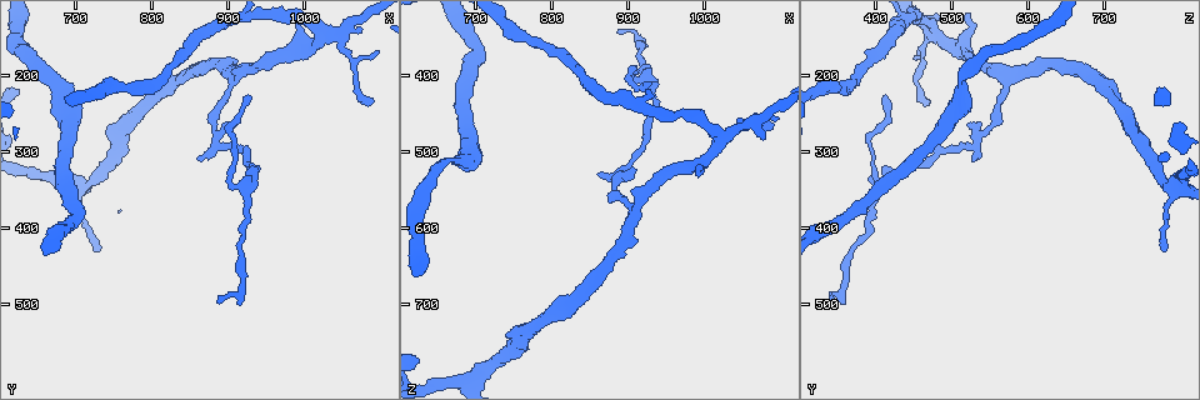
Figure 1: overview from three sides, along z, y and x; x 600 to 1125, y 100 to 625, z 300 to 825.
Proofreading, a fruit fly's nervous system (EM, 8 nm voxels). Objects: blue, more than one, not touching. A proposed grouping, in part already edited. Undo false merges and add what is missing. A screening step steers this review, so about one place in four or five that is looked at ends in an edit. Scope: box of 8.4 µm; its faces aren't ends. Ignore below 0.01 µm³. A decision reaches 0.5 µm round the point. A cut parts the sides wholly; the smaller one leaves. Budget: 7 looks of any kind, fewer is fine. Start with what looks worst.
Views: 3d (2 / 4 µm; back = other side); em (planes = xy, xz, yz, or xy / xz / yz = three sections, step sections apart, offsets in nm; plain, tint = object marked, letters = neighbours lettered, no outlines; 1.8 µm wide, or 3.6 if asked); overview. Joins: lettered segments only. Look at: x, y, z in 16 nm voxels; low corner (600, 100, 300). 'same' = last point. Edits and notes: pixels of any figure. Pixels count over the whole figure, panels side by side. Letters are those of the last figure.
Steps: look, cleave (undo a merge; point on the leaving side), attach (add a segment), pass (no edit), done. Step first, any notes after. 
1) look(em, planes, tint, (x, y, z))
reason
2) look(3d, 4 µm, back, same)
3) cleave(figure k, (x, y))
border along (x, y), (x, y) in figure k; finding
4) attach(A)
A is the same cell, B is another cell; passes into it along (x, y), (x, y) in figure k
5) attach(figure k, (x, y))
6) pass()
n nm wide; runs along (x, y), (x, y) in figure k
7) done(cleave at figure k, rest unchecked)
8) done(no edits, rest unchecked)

look(3d, 2 µm, back, (930, 345, 410))
sharp bend

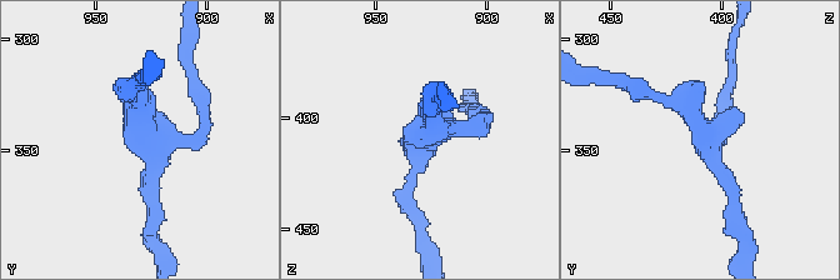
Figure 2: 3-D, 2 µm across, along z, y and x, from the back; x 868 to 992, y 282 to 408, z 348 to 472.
look(em, planes, tint, (925, 341, 407))
3 arms

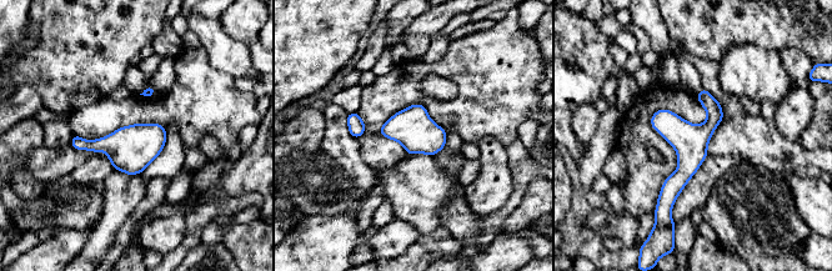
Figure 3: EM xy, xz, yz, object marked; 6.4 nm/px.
look(em, planes, letters, same)

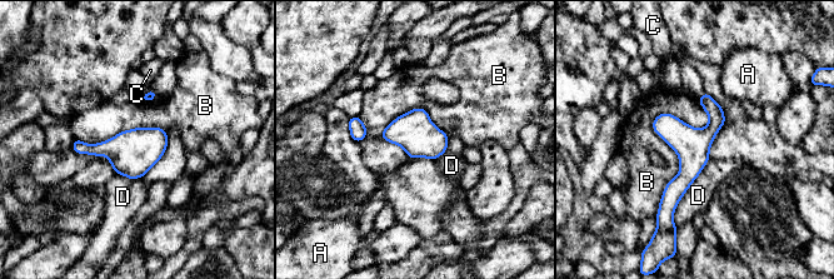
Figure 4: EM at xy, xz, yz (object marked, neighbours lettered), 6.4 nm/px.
pass()
A, B, C and D are other cells; border along (698, 99), (655, 215) in figure 4; all the same neuron

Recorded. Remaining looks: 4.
look(3d, 2 µm, (885, 500, 345))
tapers out

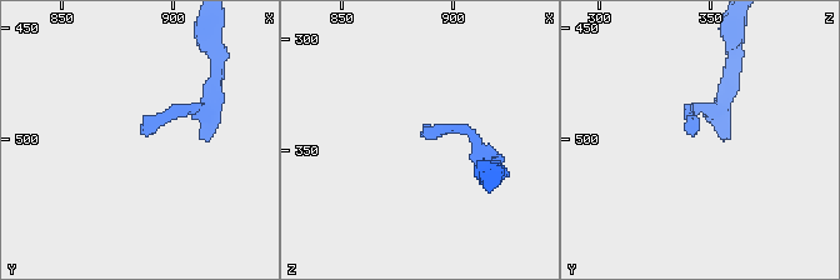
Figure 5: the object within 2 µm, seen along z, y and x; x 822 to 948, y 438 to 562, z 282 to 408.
look(em, yz, step 16, letters, (887, 498, 345))

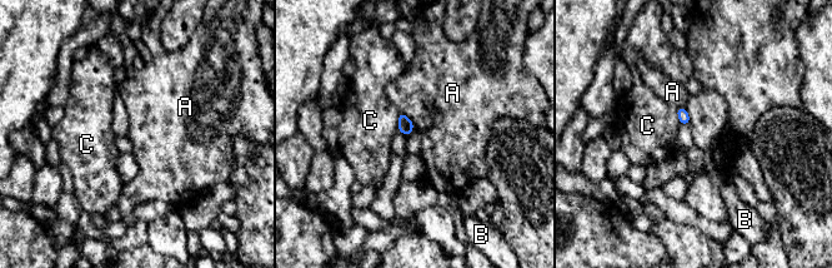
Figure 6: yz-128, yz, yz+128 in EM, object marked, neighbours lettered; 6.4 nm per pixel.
pass()
A, B and C are other cells; border along (399, 112), (411, 122), (414, 128) in figure 6; none of them fits

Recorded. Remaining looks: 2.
done(no edits, rest unchecked)

